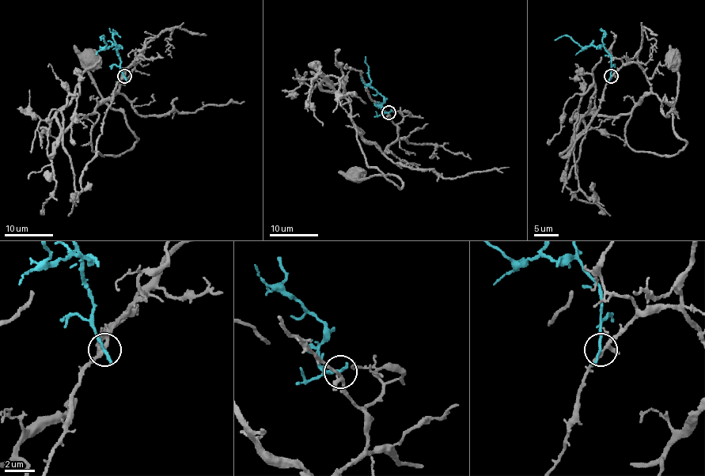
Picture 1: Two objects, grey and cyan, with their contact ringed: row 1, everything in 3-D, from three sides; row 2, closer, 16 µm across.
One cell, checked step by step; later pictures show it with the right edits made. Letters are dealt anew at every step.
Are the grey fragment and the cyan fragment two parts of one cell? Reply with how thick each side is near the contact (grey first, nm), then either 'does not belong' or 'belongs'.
200 nm thick on the grey side, 170 nm on the other; does not belong

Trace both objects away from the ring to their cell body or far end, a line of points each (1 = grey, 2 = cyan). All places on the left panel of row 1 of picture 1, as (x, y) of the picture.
1: (124, 77), (133, 62), (95, 110), (100, 155), (124, 153), (138, 137), (102, 97), (89, 61)
2: (124, 77), (121, 69), (119, 47), (106, 47), (104, 35), (100, 39)

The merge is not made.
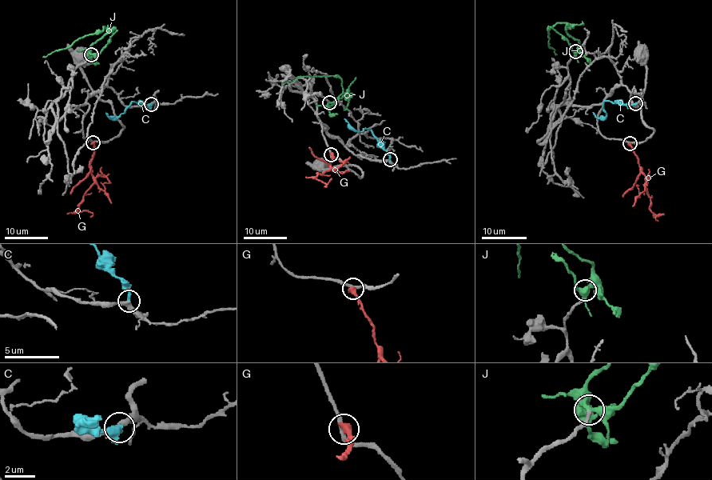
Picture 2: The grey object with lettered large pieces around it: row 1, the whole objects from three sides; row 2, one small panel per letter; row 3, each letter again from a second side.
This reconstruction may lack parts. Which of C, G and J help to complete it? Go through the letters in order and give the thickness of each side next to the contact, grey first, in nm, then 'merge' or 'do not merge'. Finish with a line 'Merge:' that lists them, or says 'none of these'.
C: calibres 280 and 240 nm; do not merge
G: calibres 240 and 480 nm; do not merge
J: calibres 200 and 280 nm; merge
Merge: J

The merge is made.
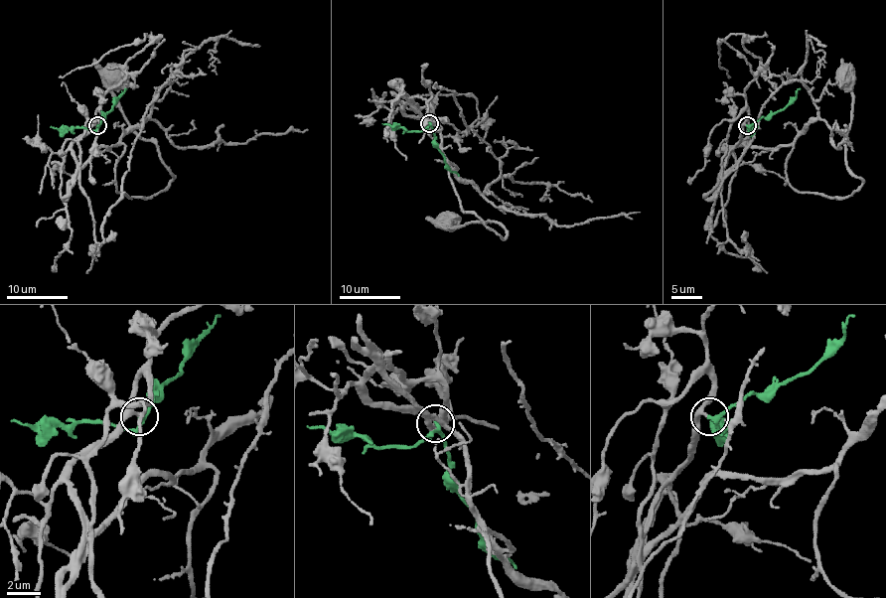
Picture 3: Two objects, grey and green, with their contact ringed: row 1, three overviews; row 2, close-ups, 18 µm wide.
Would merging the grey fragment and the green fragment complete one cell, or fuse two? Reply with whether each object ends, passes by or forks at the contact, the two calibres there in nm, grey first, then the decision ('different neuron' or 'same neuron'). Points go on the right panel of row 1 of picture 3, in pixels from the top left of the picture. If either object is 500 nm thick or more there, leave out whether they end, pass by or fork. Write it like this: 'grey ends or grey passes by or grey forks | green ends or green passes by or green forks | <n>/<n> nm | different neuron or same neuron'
grey passes by | green passes by | 200/200 nm | same neuron

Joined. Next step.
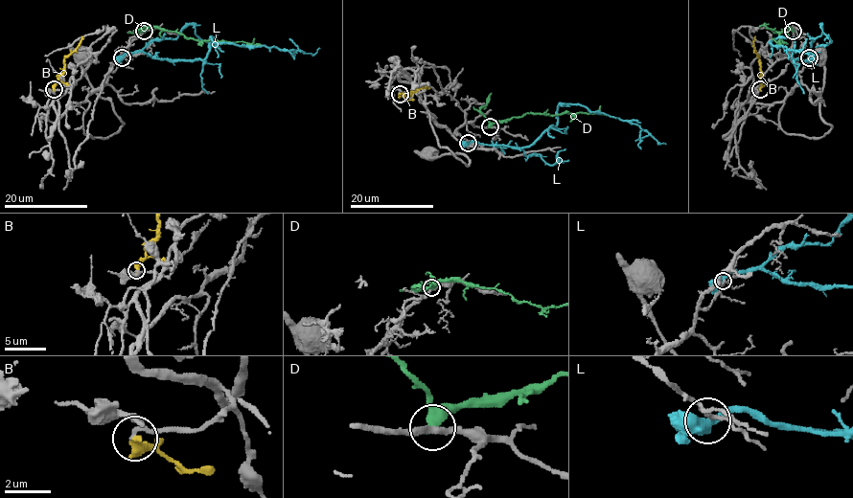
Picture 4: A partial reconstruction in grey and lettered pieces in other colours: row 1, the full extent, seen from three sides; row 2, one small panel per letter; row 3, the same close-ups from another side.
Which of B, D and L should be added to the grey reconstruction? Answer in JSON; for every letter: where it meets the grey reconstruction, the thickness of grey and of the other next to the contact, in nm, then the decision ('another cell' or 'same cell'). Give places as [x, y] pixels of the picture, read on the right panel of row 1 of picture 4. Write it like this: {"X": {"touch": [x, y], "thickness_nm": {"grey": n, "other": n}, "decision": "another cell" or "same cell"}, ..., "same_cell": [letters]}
{"B": {"touch": [760, 89], "thickness_nm": {"grey": 160, "other": 440}, "decision": "another cell"}, "D": {"touch": [793, 31], "thickness_nm": {"grey": 280, "other": 360}, "decision": "another cell"}, "L": {"touch": [809, 57], "thickness_nm": {"grey": 160, "other": 600}, "decision": "another cell"}, "same_cell": []}

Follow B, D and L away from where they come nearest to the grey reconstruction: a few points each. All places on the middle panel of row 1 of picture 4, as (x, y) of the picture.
B: (399, 93), (409, 94), (421, 88), (428, 89)
D: (489, 126), (527, 113), (586, 112), (607, 115)
L: (469, 143), (529, 147), (552, 125), (555, 127), (561, 103), (579, 103), (590, 111), (631, 121), (665, 144)

